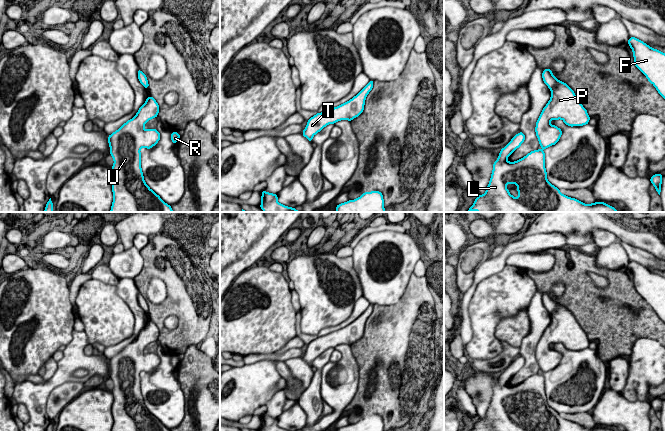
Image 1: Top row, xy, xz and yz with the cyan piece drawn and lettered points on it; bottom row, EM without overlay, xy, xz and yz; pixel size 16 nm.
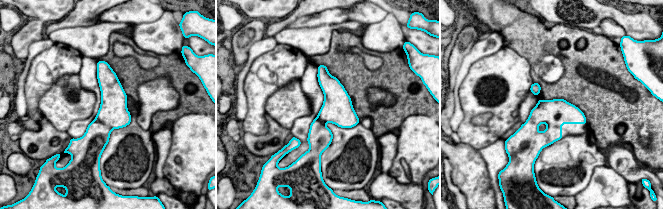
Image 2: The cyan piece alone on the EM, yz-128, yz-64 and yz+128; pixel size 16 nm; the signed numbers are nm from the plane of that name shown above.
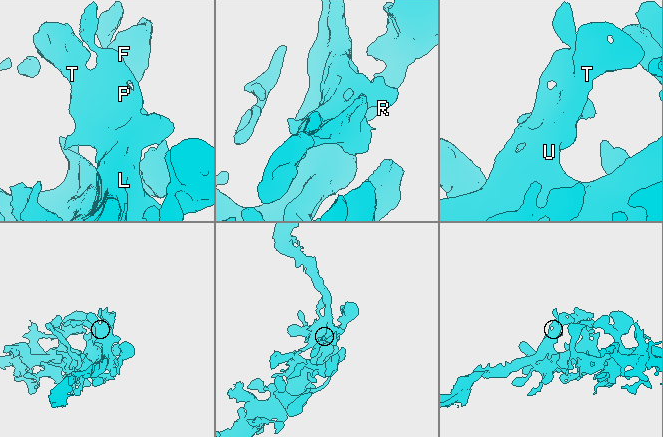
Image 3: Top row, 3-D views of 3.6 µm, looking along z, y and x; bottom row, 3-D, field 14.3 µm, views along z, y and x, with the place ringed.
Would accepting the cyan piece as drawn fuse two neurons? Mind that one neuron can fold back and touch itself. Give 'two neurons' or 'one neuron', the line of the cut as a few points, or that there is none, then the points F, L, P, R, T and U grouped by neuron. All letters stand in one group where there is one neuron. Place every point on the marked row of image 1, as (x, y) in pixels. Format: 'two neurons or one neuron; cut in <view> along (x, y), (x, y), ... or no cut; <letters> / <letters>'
one neuron; no cut; F L P R T U

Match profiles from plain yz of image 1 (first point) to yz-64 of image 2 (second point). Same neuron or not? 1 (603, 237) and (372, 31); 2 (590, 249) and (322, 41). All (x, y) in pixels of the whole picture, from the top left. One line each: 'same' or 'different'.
1: different
2: same

